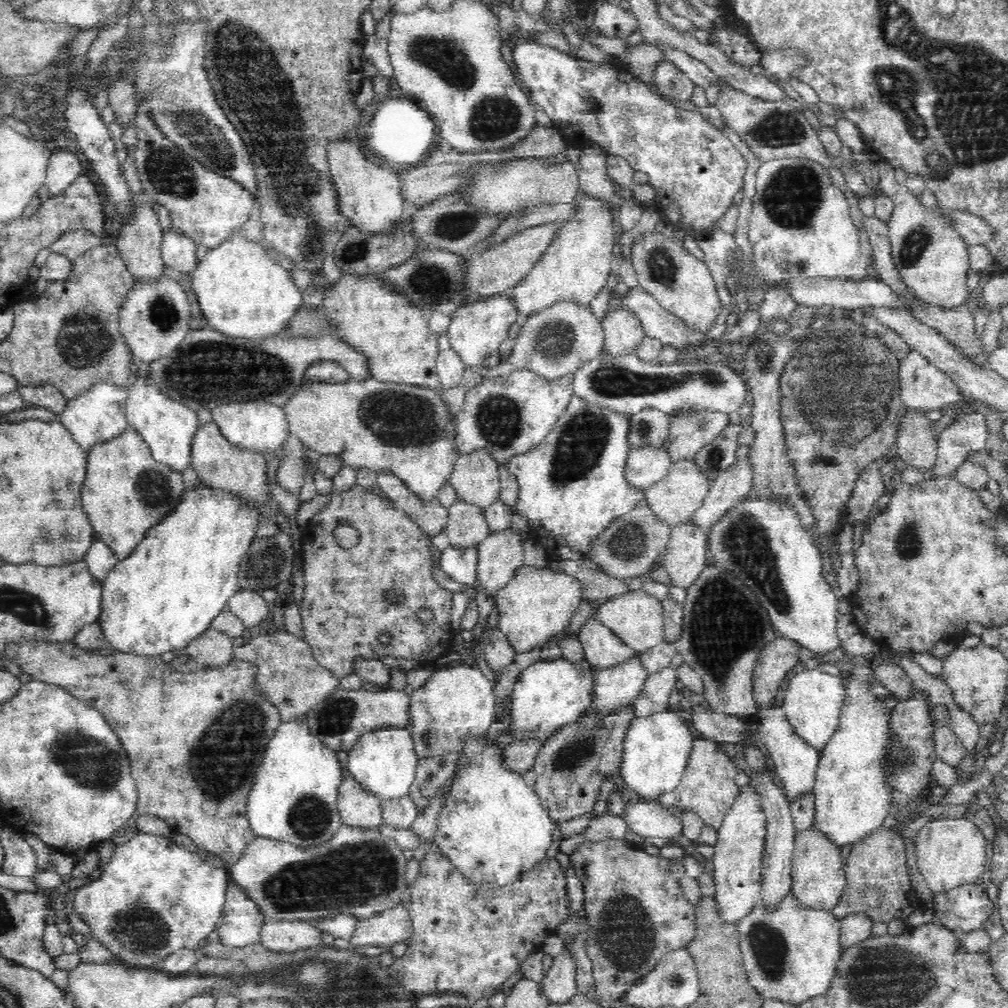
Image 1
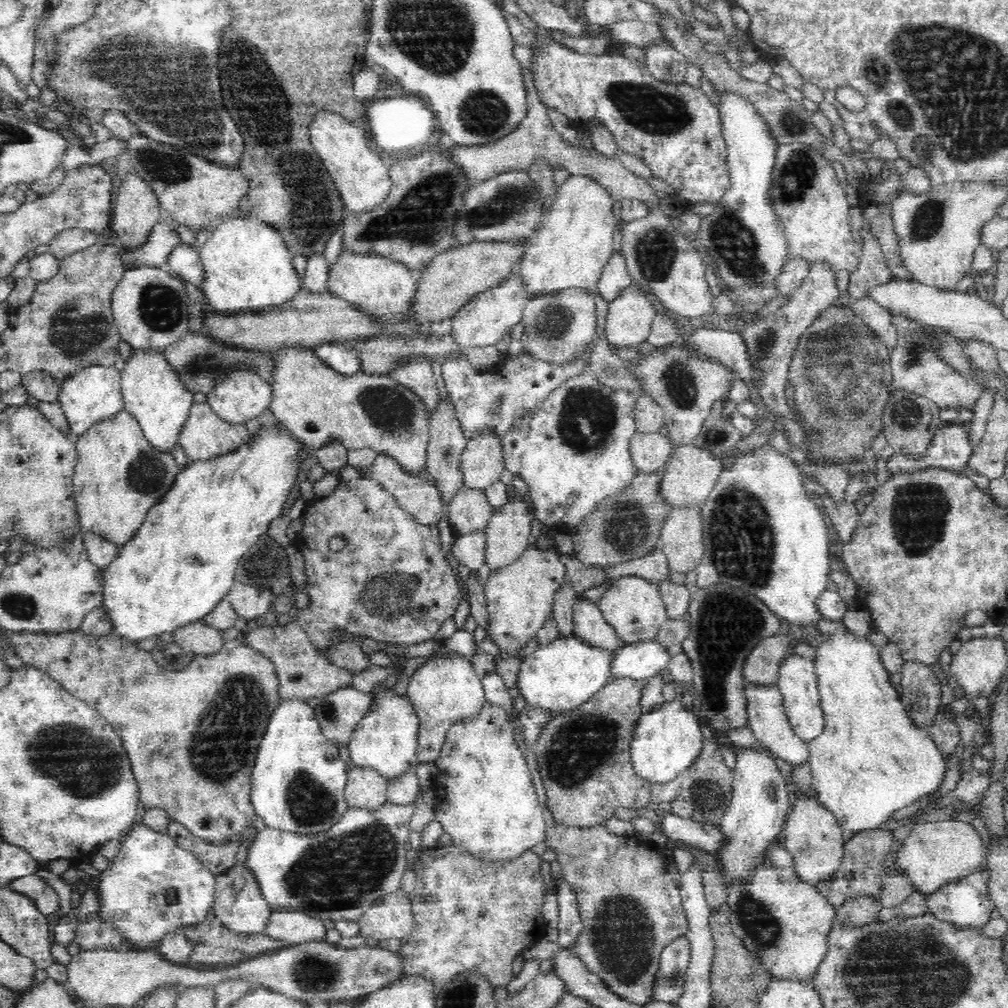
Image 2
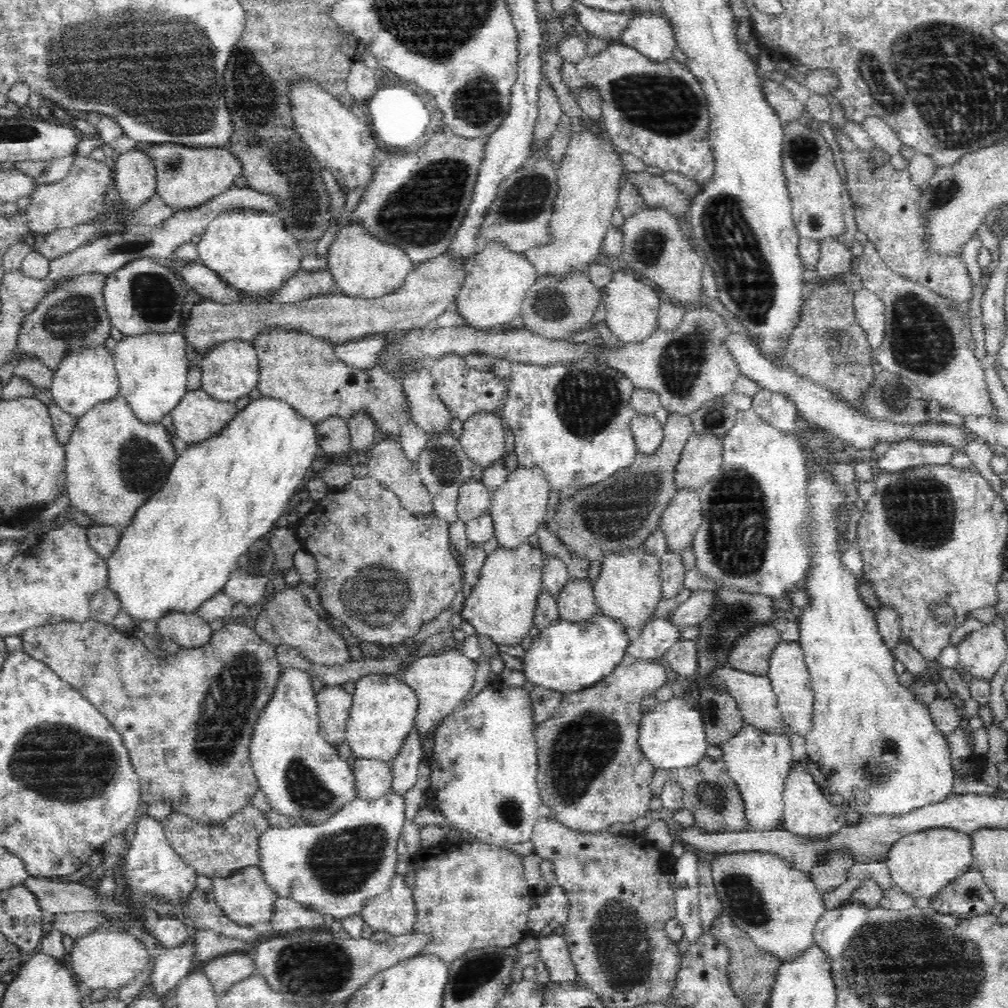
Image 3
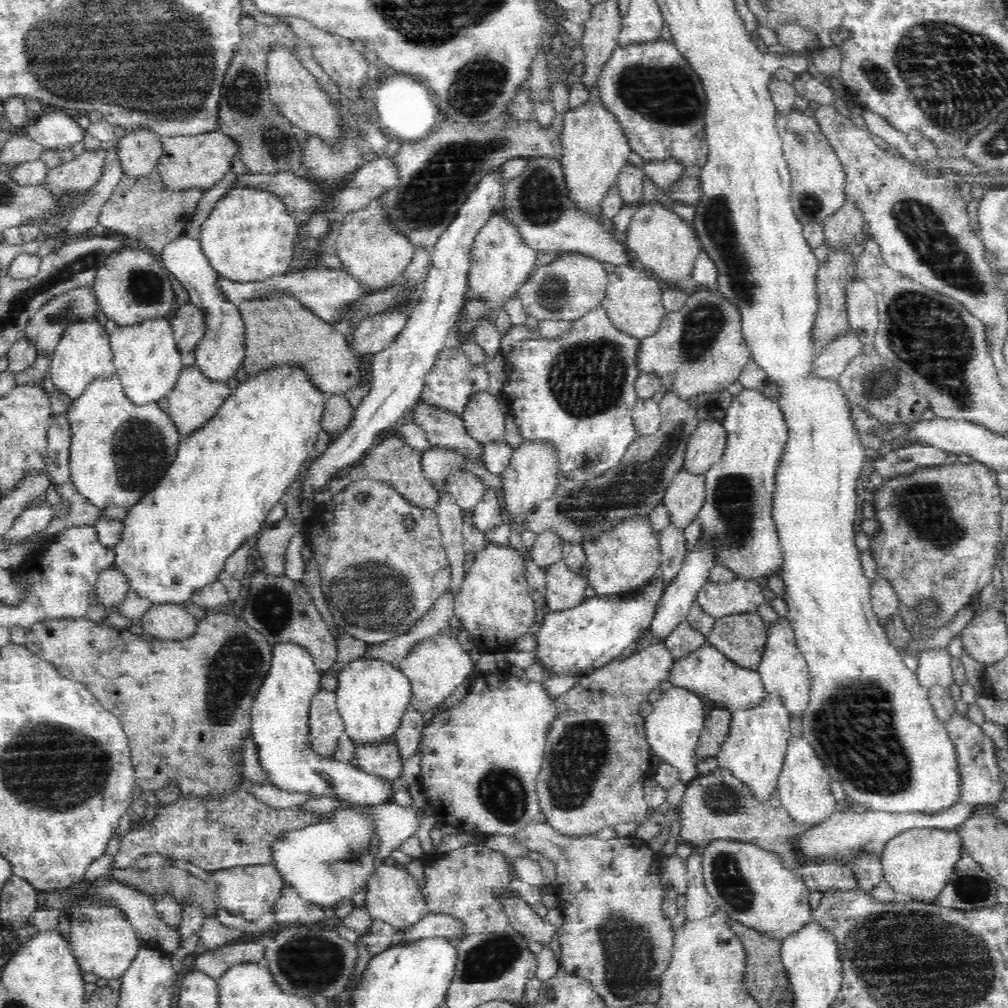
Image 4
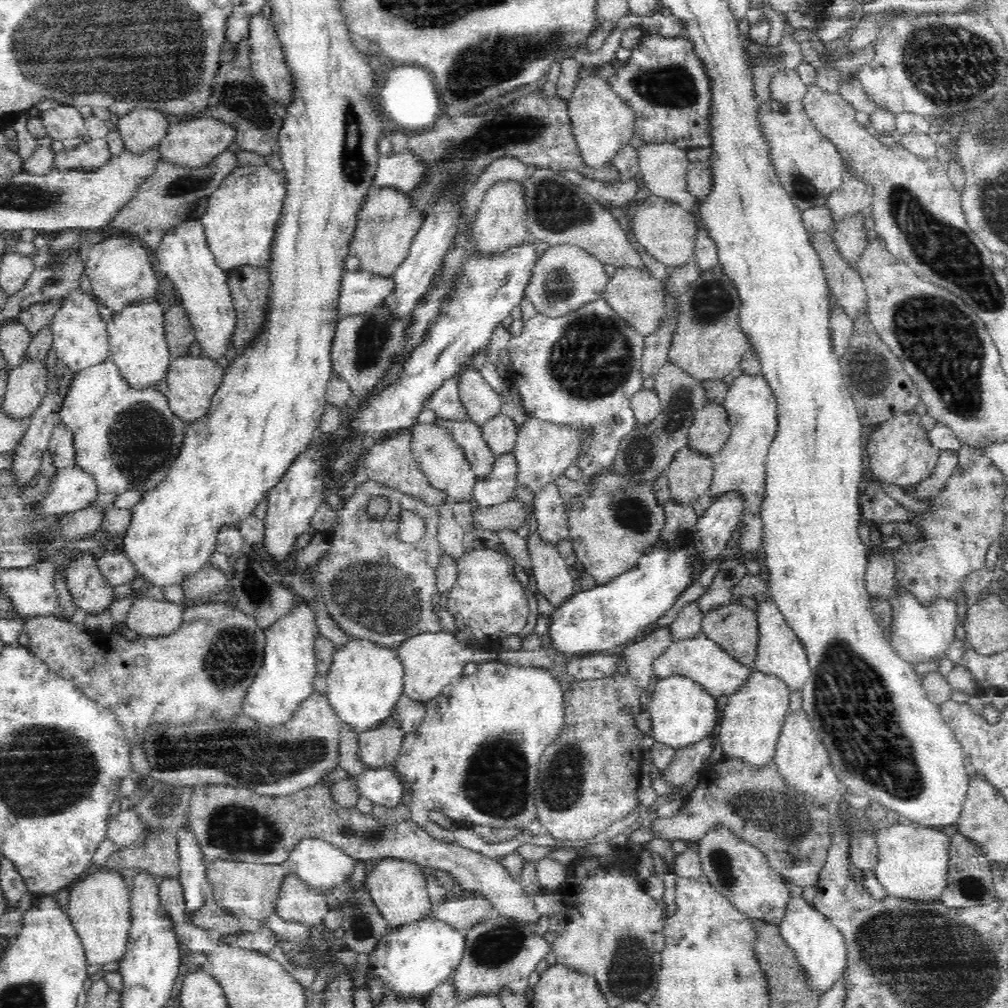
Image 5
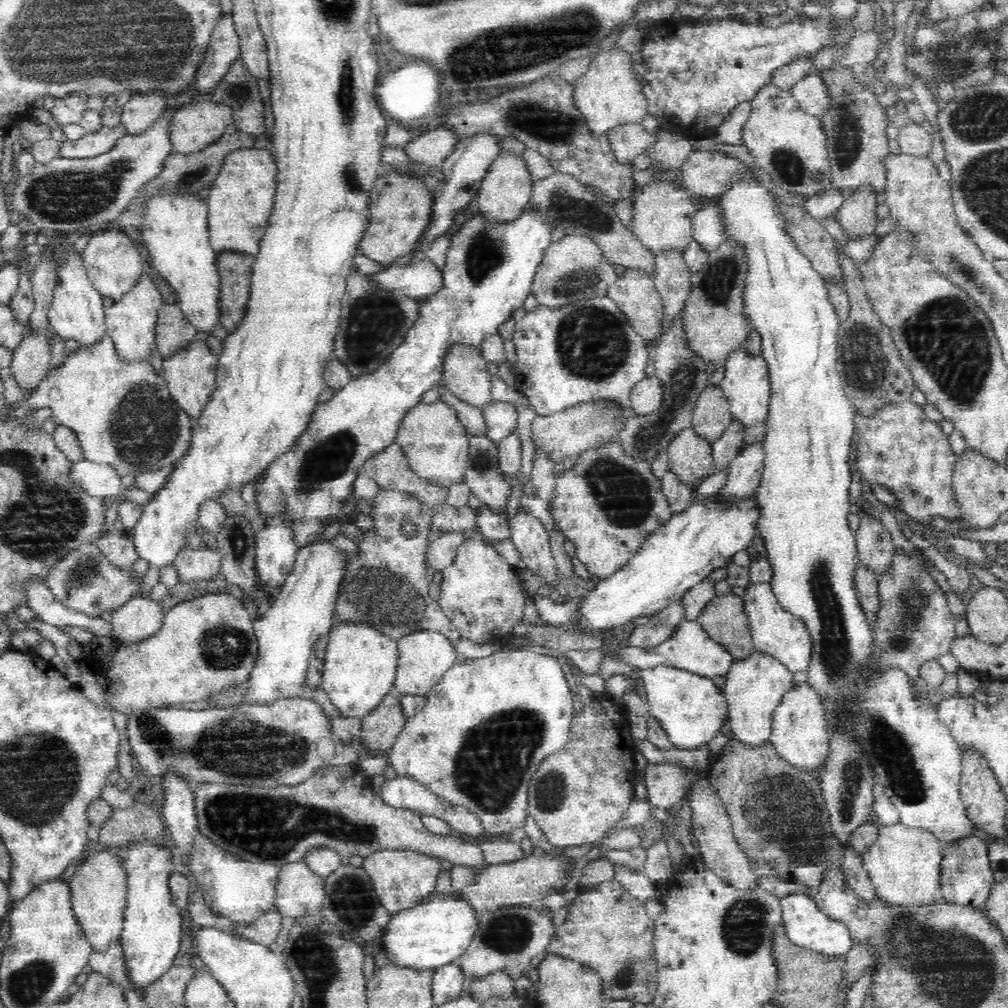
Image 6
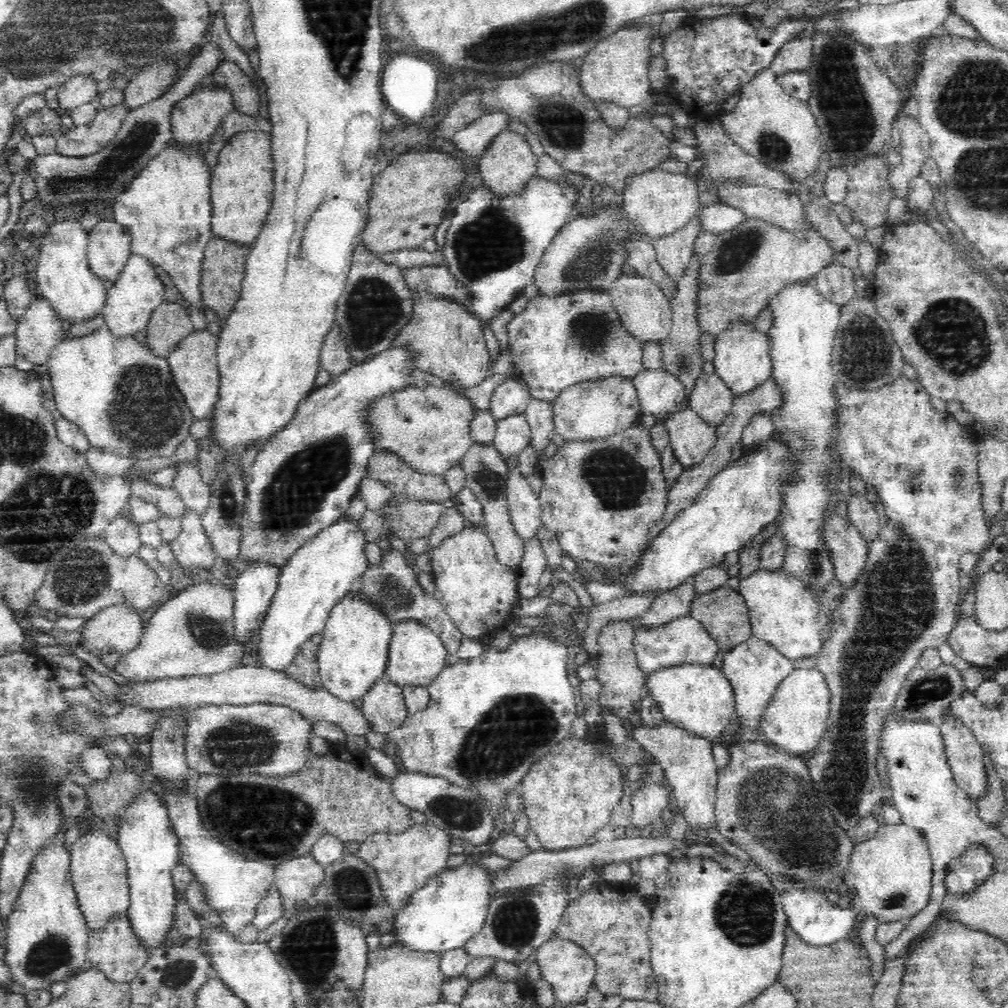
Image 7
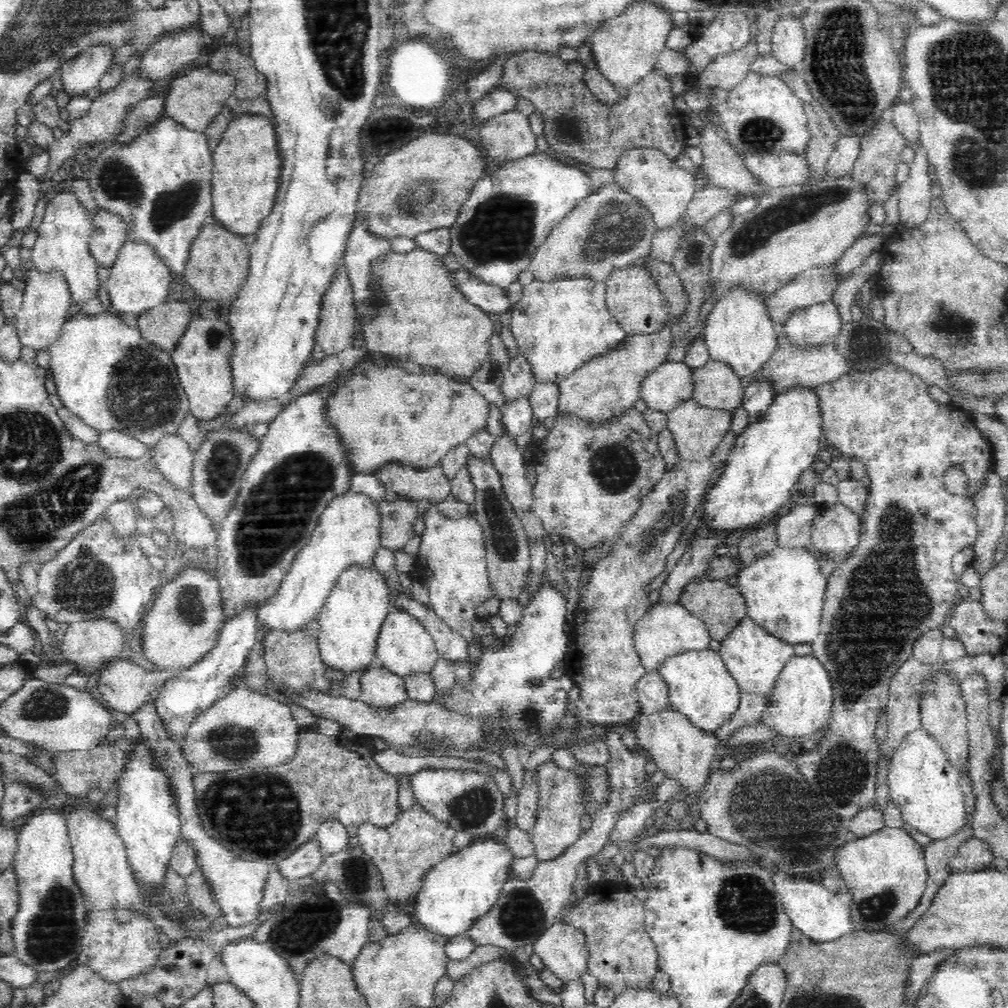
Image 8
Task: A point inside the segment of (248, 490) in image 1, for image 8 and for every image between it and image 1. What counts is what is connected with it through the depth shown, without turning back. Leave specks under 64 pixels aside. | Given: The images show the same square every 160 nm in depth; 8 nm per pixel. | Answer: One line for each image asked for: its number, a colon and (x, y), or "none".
2: (204, 434)
3: (197, 415)
4: (194, 398)
5: (191, 380)
6: (190, 373)
7: (194, 366)
8: (202, 357)

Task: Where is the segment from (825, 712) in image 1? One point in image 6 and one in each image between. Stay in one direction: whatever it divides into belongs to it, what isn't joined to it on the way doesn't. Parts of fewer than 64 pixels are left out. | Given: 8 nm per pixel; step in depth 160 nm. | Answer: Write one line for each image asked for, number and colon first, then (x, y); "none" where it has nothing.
2: (797, 682)
3: (788, 673)
4: (783, 669)
5: (780, 652)
6: (779, 632)

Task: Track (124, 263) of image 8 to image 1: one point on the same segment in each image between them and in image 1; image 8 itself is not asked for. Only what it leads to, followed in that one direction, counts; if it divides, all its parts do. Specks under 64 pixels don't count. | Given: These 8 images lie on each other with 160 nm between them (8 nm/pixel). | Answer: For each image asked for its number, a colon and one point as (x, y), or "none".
1: (167, 425)
2: (153, 392)
3: (151, 368)
4: (145, 354)
5: (137, 344)
6: (130, 321)
7: (138, 290)

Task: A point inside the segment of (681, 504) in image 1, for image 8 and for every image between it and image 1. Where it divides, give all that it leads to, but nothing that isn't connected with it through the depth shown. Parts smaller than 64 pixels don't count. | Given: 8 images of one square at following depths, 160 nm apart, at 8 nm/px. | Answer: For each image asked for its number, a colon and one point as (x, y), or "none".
2: (692, 472)
3: (702, 457)
4: (707, 444)
5: (710, 429)
6: (712, 414)
7: (711, 397)
8: (716, 384)

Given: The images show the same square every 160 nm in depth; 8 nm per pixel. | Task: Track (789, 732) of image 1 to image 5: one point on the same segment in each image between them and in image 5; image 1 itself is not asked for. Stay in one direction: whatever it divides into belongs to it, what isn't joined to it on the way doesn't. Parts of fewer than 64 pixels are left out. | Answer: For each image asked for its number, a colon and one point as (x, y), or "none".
2: (767, 718)
3: (753, 695)
4: (709, 673)
5: (699, 657)

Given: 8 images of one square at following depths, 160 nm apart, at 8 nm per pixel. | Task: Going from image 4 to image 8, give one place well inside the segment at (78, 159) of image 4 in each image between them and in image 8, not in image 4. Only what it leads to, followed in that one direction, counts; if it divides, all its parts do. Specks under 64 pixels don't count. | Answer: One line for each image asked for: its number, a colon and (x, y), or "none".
5: (90, 155)
6: (93, 143)
7: (85, 139)
8: (103, 121)

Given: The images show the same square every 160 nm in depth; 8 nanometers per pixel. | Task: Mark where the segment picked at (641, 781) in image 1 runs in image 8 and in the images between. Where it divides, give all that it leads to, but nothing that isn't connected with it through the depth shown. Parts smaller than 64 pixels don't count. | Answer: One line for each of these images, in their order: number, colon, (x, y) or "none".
2: (667, 741)
3: (673, 736)
4: (673, 729)
5: (682, 712)
6: (691, 708)
7: (699, 698)
8: (700, 686)

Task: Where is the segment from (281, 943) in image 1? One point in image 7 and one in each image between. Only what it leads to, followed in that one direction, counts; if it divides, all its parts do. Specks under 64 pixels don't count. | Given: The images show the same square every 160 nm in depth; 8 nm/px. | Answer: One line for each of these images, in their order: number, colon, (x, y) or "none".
2: (291, 927)
3: (289, 915)
4: (290, 907)
5: (298, 901)
6: (299, 891)
7: (296, 879)

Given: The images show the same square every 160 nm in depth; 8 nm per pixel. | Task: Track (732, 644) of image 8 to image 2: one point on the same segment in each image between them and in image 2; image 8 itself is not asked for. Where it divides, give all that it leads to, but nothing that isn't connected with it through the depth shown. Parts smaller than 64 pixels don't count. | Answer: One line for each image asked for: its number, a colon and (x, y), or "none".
2: (761, 793)
3: (758, 762)
4: (754, 750)
5: (752, 720)
6: (755, 685)
7: (755, 667)

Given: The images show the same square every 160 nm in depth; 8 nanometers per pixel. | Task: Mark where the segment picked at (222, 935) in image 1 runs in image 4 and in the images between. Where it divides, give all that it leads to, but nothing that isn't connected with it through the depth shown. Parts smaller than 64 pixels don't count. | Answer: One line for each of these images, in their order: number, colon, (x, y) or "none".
2: (238, 902)
3: (245, 896)
4: (249, 891)

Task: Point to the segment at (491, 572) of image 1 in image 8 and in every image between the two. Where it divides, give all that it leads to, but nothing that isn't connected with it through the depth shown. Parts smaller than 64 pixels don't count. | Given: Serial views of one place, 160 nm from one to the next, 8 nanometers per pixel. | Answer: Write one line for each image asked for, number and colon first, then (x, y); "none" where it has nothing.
2: (507, 530)
3: (519, 505)
4: (532, 475)
5: (544, 449)
6: (568, 432)
7: (593, 408)
8: (605, 384)

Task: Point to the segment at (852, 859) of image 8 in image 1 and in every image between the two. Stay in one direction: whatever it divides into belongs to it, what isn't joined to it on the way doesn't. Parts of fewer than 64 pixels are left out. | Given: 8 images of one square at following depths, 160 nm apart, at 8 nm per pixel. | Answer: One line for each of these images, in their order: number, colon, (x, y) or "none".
1: (951, 852)
2: (932, 855)
3: (921, 864)
4: (917, 862)
5: (912, 863)
6: (903, 865)
7: (889, 876)

